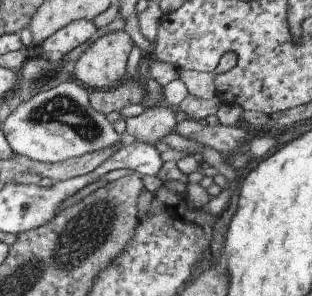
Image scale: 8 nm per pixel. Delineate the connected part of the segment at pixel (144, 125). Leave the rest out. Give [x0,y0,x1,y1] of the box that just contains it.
[105,103,186,144]

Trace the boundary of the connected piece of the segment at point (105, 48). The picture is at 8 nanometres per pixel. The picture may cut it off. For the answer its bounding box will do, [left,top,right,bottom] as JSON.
[73,30,133,90]

